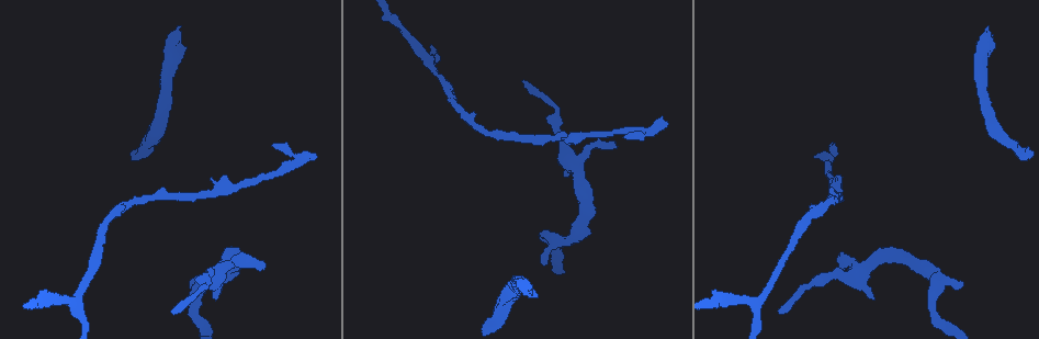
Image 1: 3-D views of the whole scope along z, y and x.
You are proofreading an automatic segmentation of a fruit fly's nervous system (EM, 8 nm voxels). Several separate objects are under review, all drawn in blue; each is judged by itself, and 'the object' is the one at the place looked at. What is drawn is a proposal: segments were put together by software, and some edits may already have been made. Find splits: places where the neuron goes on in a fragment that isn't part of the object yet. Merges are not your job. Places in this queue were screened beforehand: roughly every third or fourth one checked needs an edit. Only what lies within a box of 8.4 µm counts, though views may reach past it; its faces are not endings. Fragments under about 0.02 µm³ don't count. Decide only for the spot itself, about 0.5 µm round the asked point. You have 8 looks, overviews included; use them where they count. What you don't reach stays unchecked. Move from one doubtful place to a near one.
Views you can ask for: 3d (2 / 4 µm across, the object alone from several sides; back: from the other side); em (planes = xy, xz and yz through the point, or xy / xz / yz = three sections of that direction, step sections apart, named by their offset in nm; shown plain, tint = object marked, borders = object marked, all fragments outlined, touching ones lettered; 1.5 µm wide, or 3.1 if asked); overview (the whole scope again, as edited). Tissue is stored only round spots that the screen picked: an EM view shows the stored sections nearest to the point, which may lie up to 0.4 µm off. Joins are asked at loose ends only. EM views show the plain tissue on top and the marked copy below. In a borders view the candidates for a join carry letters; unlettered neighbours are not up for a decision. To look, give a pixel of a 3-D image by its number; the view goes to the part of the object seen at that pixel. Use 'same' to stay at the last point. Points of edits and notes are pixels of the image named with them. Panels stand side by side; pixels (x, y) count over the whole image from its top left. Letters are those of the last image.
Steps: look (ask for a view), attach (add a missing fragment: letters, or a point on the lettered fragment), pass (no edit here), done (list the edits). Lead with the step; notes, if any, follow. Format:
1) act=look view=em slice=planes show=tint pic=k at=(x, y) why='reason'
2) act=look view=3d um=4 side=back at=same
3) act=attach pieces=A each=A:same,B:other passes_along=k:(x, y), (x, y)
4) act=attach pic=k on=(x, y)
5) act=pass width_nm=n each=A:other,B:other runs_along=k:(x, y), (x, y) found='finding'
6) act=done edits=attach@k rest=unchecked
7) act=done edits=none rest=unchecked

act=look view=em slice=planes show=borders pic=1 at=(822, 158) why='tapers out'

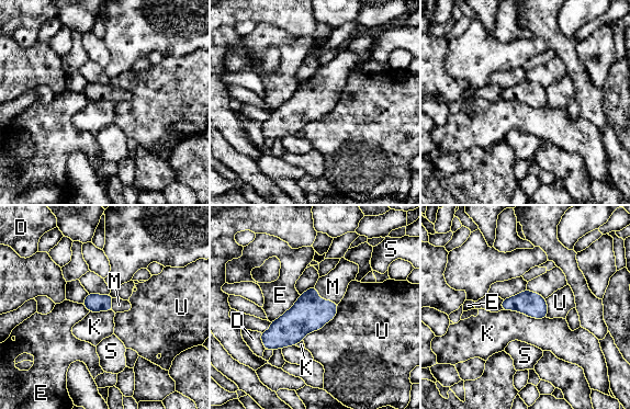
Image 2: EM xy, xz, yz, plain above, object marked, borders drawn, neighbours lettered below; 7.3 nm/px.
act=attach pieces=M each=D:other,E:other,K:other,M:same,S:other,U:other found='the neuron continues'

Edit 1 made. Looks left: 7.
act=look view=3d um=4 side=back pic=1 at=(987, 26) why='free end'

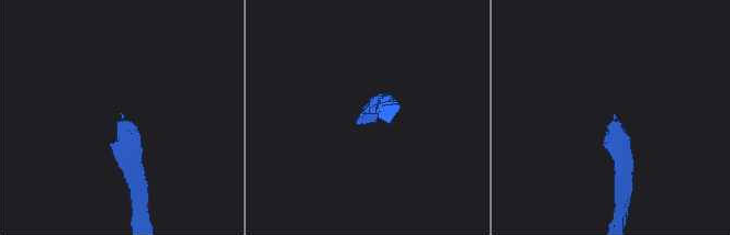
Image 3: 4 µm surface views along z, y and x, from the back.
act=look view=em slice=planes show=borders pic=3 at=(613, 112) why='now the EM'

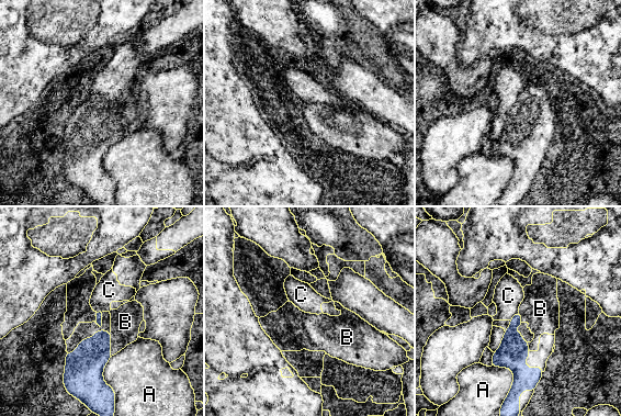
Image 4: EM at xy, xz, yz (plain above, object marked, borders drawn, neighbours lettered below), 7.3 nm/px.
act=attach pieces=B longest_contact=A:220nm each=A:other,B:same,C:other found='it goes on there'

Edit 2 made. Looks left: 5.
act=look view=overview

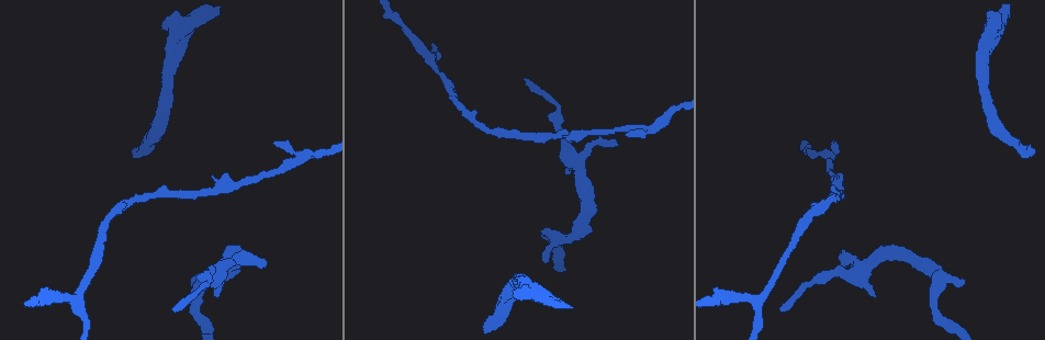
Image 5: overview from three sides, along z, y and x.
act=look view=em slice=planes show=borders pic=5 at=(617, 143) why='an open end'

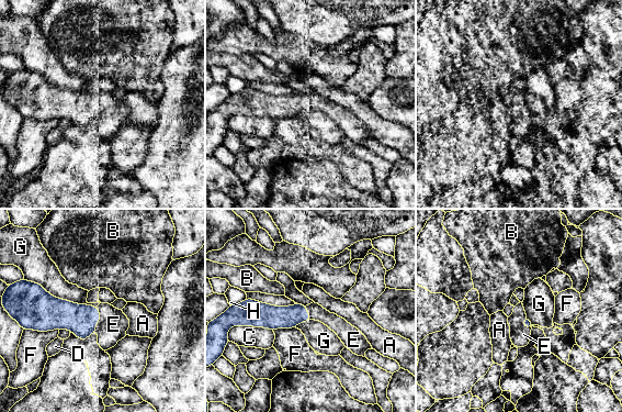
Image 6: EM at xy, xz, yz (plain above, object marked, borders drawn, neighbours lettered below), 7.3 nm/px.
act=attach pieces=E each=A:other,B:other,C:other,D:other,E:same,F:other,G:other,H:other found='the neuron continues'

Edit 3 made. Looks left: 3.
act=done edits=attach@2,attach@4,attach@6 rest=unchecked

